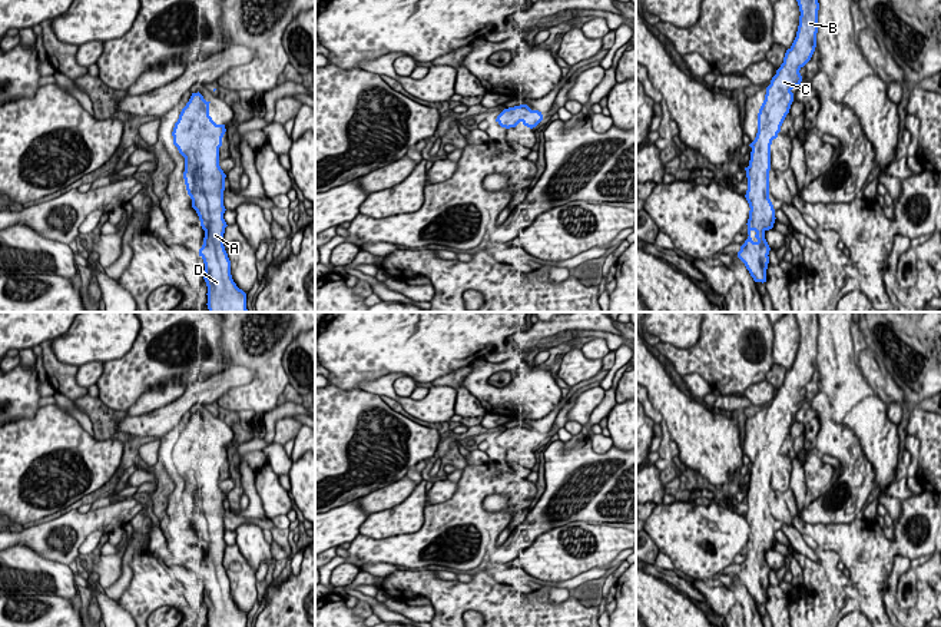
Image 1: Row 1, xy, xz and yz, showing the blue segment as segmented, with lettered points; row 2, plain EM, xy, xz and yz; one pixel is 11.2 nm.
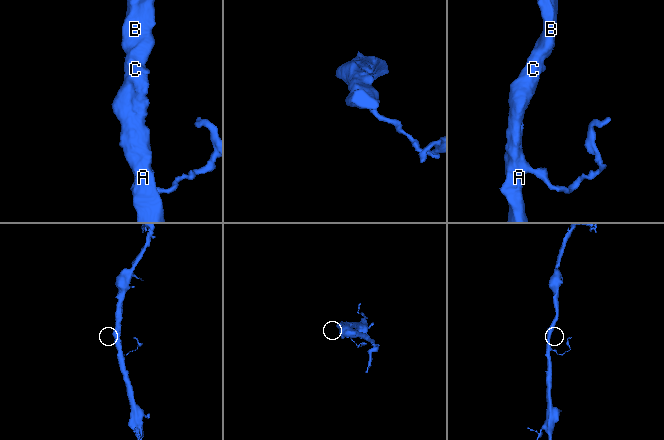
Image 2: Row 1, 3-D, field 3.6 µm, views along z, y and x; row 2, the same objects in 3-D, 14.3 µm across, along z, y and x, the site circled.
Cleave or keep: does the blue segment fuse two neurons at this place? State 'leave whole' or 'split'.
leave whole

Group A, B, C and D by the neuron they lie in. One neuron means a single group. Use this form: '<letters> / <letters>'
A B C D

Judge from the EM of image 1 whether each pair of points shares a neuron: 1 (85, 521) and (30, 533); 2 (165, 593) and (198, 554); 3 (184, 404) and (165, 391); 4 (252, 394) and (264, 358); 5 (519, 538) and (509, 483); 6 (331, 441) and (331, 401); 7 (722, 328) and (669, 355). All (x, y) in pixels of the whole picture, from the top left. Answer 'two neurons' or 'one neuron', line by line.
1: one neuron
2: one neuron
3: two neurons
4: one neuron
5: two neurons
6: one neuron
7: one neuron

